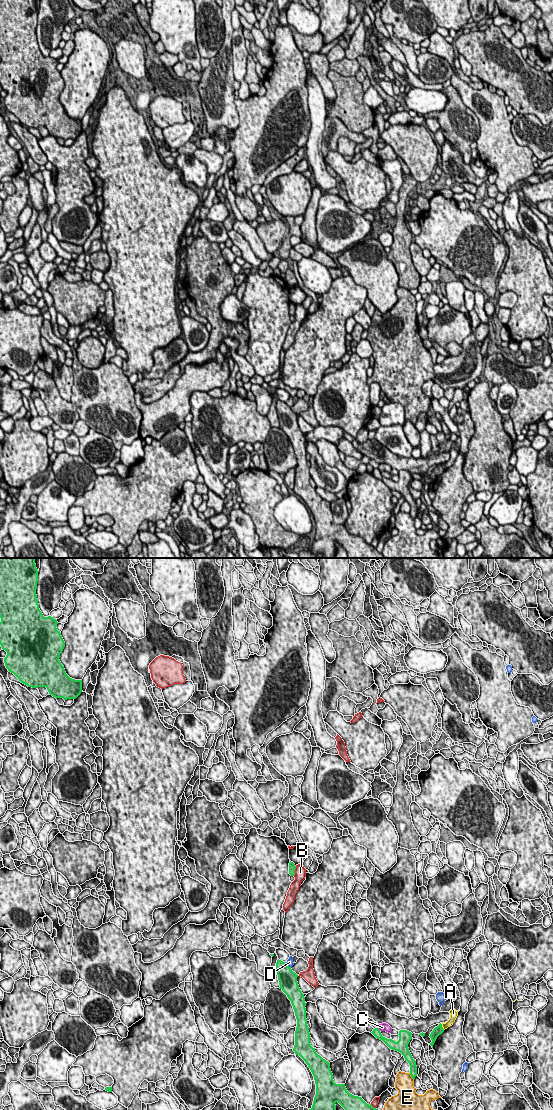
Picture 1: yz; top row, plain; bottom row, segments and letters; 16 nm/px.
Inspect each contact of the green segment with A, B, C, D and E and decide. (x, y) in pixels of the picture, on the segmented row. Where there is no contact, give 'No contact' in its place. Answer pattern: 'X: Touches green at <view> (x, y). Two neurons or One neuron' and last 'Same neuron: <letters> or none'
A: Touches green at yz (442, 1027). Two neurons
B: Touches green at yz (294, 871). Two neurons
C: Touches green at yz (378, 1029). Two neurons
D: Touches green at yz (287, 965). Two neurons
E: Touches green at yz (411, 1076). Two neurons
Same neuron: none

